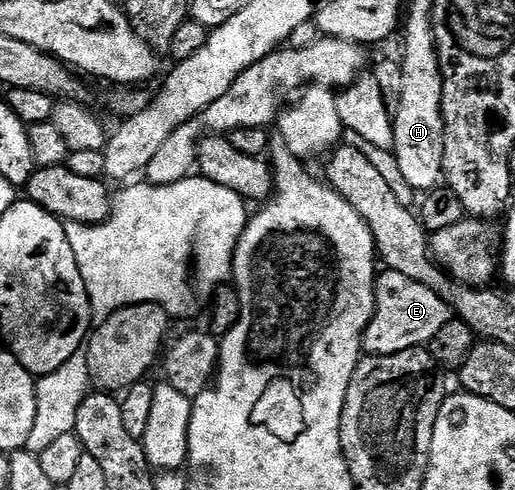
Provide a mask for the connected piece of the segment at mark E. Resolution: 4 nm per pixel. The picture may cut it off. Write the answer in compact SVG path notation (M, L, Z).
M391 271L381 274L374 281L374 308L371 319L364 326L363 352L381 357L435 342L439 331L450 319L450 306L437 293L430 291L430 287L414 283L414 279L406 279L406 275Z

